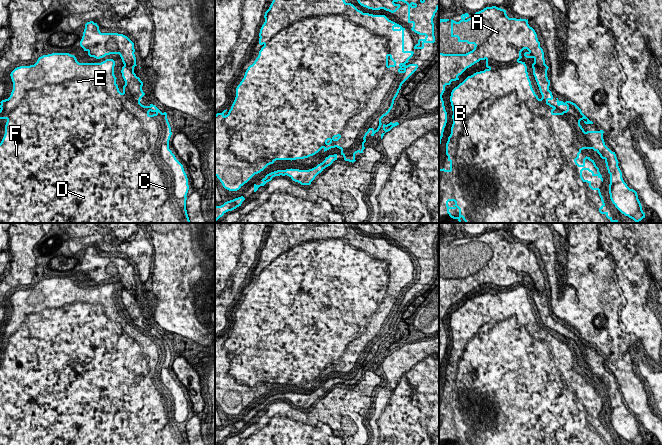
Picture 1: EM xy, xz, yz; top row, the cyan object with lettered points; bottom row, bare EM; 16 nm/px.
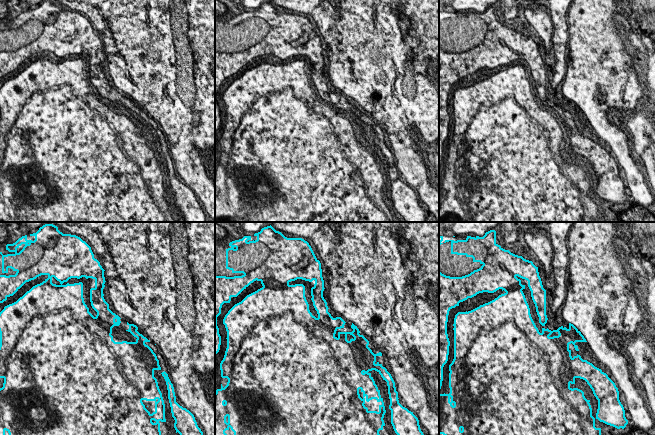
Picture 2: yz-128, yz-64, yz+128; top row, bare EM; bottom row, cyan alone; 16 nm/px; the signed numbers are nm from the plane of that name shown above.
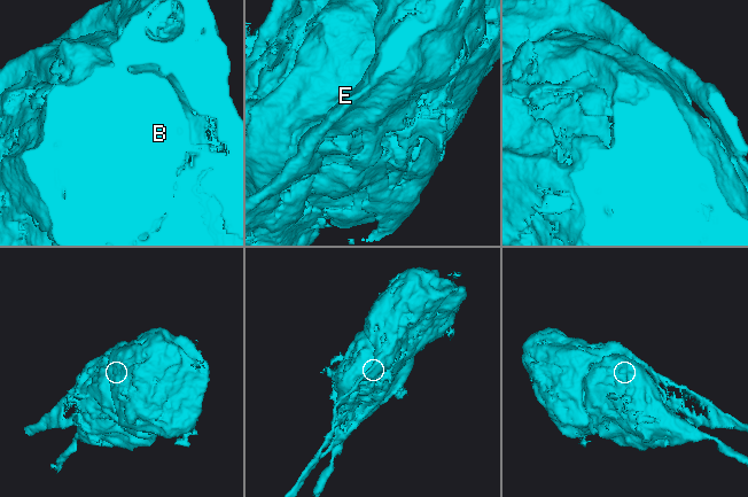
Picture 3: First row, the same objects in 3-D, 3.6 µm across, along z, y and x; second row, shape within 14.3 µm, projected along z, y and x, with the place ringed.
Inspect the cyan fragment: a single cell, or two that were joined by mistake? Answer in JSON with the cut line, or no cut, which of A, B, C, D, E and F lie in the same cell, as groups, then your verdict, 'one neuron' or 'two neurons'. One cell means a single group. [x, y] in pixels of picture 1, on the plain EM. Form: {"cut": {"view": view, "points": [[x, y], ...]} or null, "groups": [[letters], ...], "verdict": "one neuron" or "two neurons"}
{"cut": {"view": "xy", "points": [[148, 338], [140, 345], [161, 368], [172, 416], [185, 421]]}, "groups": [["A"], ["B", "C", "D", "E", "F"]], "verdict": "two neurons"}

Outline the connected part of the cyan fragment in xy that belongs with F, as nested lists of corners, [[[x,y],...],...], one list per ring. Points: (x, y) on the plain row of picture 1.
[[[52,277],[39,281],[34,289],[20,290],[11,296],[10,300],[13,306],[13,314],[8,323],[0,326],[0,343],[7,344],[5,358],[0,367],[0,445],[190,445],[186,434],[187,421],[177,422],[176,419],[172,417],[174,413],[174,396],[162,381],[162,376],[160,375],[162,368],[151,367],[146,350],[140,346],[149,339],[150,331],[142,329],[138,339],[130,337],[126,333],[131,326],[125,327],[123,318],[121,321],[117,320],[120,315],[116,308],[117,302],[114,299],[114,290],[115,285],[113,283],[106,283],[101,287],[79,287],[76,281],[69,277]]]

